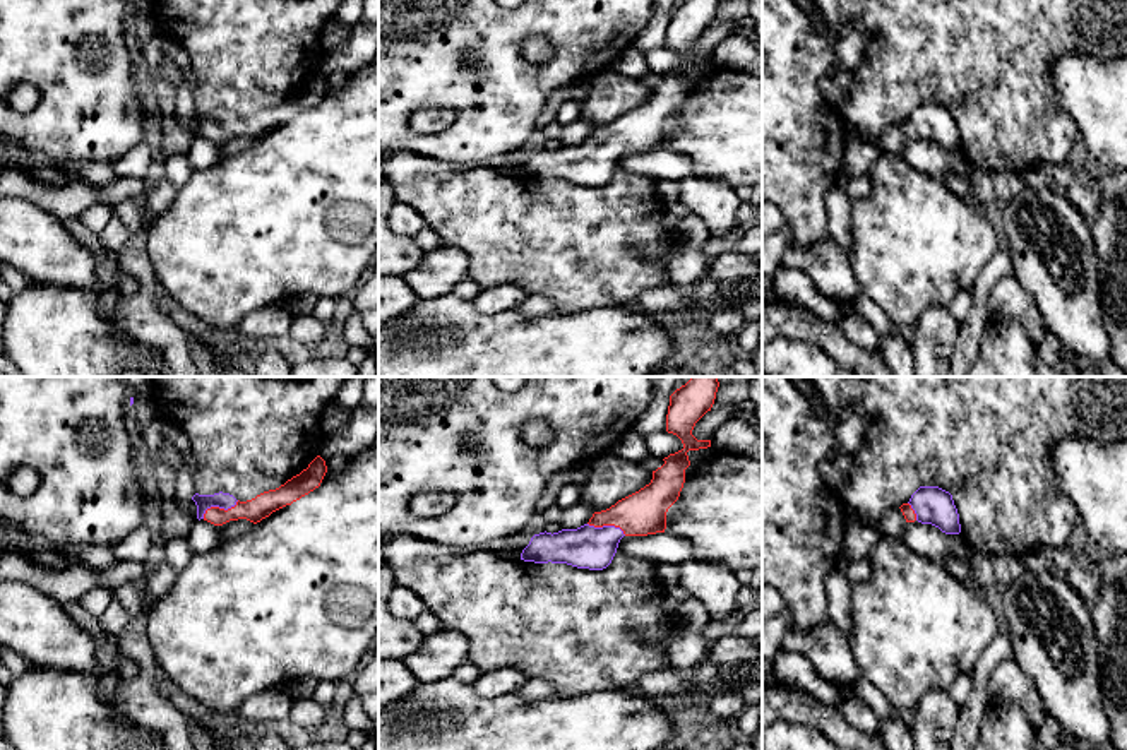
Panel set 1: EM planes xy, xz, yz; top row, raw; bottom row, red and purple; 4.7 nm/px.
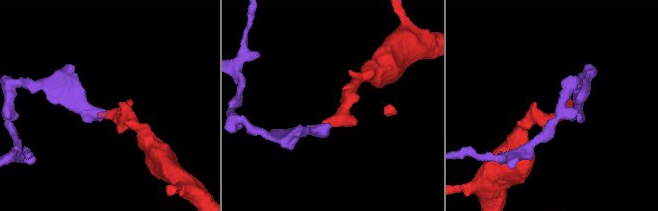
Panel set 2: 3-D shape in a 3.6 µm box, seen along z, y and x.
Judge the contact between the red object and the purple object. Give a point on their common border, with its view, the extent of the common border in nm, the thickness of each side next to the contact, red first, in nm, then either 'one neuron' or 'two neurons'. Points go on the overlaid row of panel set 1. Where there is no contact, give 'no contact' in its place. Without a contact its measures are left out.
contact xy (218, 507); length 190 nm; calibres 110 and 80 nm; one neuron

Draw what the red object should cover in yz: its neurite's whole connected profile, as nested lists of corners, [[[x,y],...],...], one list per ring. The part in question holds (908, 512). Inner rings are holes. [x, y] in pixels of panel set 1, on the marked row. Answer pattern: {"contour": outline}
{"contour": [[[920,486],[909,502],[899,509],[906,522],[918,521],[921,524],[932,524],[945,534],[961,533],[959,514],[952,495],[939,486]]]}

